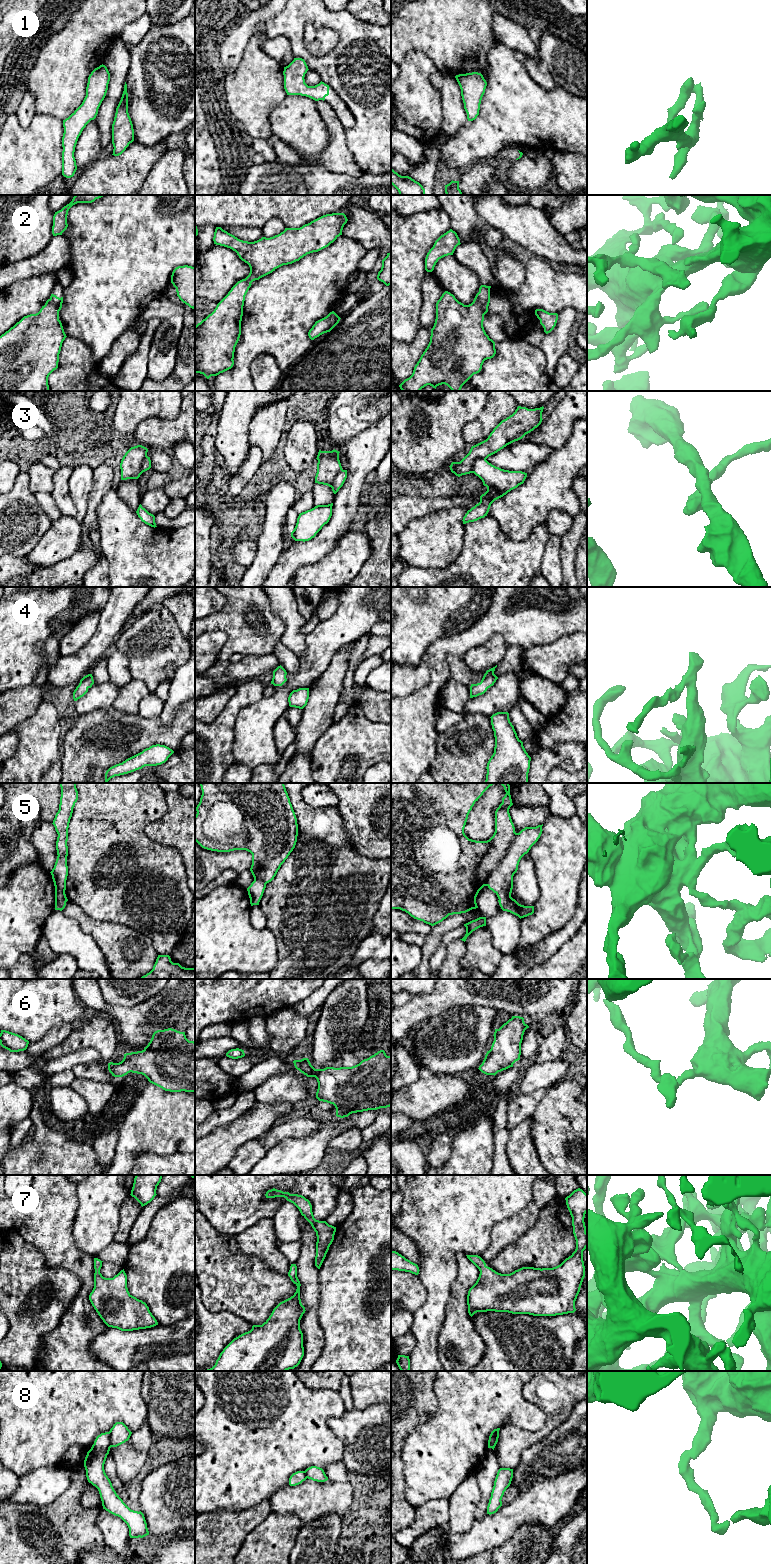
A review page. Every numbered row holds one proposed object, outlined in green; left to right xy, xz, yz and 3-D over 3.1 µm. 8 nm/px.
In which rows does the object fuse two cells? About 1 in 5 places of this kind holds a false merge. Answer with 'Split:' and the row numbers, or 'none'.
Split: 3, 8

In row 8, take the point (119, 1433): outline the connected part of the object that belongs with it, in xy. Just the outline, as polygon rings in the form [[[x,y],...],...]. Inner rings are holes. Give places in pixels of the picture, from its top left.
[[[116,1422],[109,1431],[111,1447],[117,1447],[129,1440],[132,1432],[123,1422]]]

